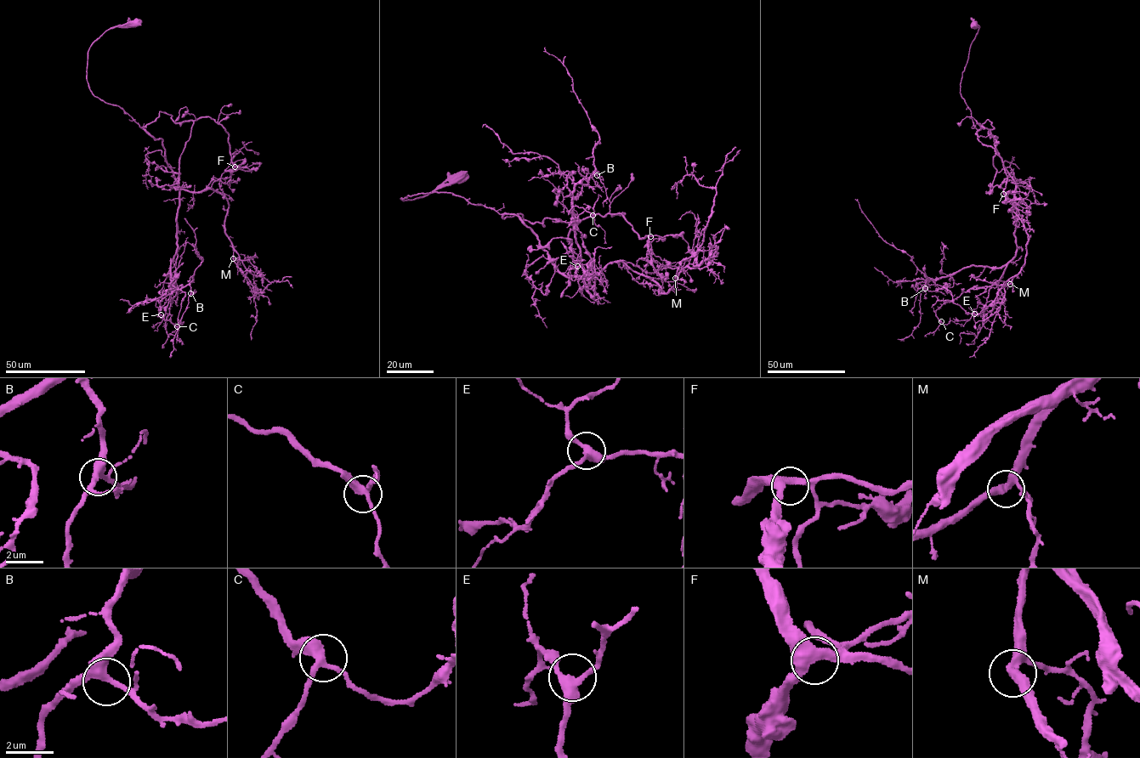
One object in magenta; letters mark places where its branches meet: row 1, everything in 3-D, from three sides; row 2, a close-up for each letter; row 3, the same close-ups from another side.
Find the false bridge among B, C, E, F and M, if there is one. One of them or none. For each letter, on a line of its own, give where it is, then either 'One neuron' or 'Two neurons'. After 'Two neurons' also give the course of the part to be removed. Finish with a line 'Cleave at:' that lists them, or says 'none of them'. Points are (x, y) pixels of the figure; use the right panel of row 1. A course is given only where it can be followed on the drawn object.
B: Place: (925, 288). One neuron
C: Place: (941, 321). One neuron
E: Place: (974, 313). One neuron
F: Place: (1003, 194). One neuron
M: Place: (1010, 284). One neuron
Cleave at: none of them

